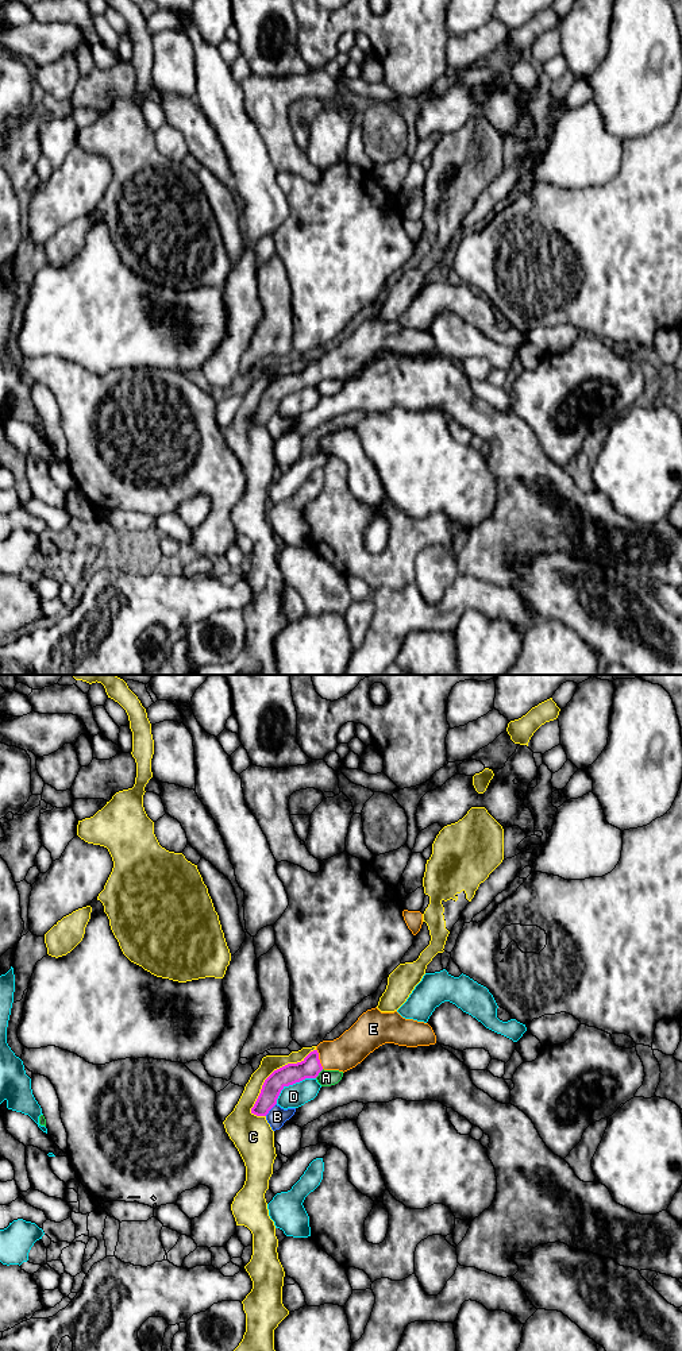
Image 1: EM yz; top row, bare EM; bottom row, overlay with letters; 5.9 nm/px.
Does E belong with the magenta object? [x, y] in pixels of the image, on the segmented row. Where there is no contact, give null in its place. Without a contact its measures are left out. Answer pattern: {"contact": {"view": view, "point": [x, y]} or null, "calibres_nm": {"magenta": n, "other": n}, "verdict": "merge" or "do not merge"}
{"contact": {"view": "yz", "point": [318, 1058]}, "calibres_nm": {"magenta": 120, "other": 200}, "verdict": "merge"}

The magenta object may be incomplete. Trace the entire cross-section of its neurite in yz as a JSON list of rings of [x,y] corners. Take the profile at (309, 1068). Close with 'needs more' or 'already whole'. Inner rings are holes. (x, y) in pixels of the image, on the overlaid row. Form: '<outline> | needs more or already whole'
[[[367,1010],[339,1038],[323,1041],[301,1062],[274,1070],[265,1080],[251,1113],[266,1116],[285,1086],[316,1078],[323,1069],[344,1073],[385,1043],[429,1046],[436,1043],[436,1035],[428,1023],[405,1019],[397,1011]]] | needs more

